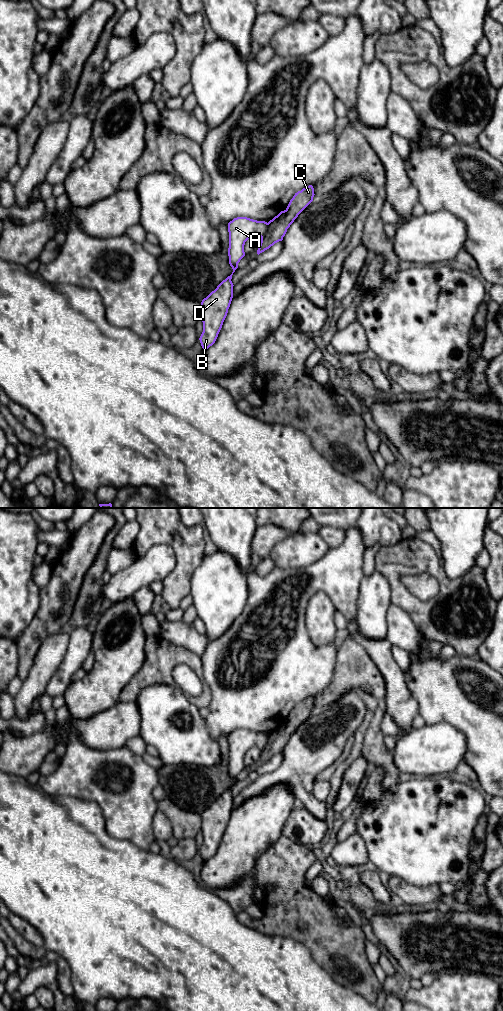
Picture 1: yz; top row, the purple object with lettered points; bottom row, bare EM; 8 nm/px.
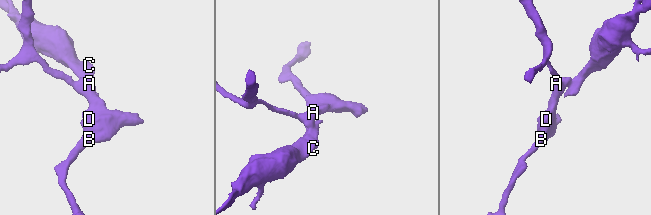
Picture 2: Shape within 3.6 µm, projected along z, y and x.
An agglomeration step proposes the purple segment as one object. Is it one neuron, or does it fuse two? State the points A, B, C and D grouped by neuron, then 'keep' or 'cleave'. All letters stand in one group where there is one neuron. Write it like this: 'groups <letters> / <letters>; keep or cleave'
groups A B D / C; cleave

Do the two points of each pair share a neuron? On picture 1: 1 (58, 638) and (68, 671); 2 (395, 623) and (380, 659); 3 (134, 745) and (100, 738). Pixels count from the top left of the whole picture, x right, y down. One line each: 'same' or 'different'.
1: different
2: different
3: different

